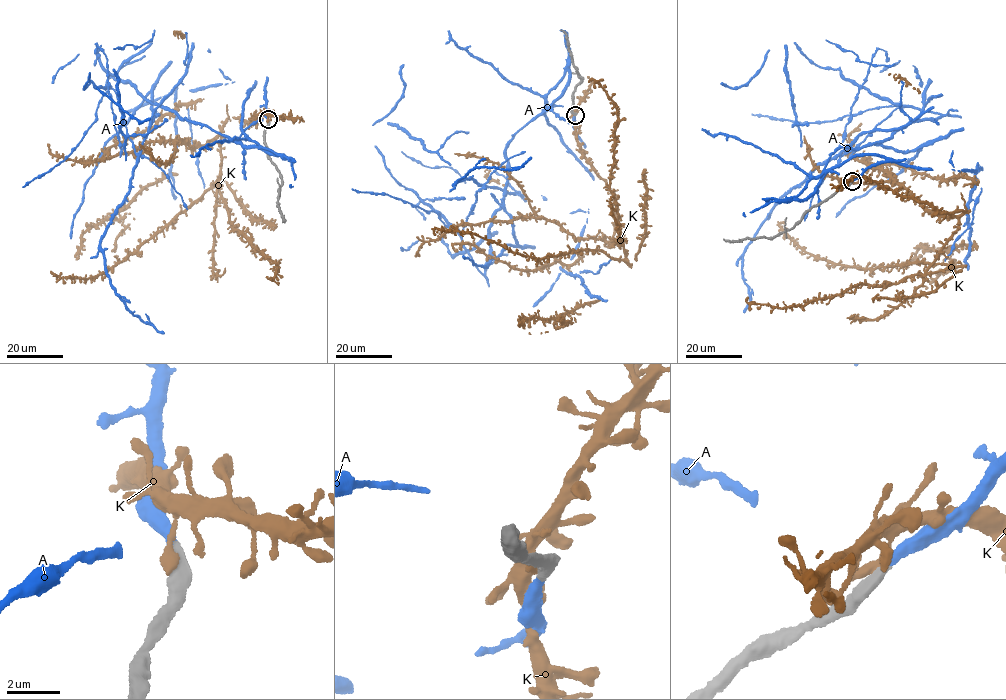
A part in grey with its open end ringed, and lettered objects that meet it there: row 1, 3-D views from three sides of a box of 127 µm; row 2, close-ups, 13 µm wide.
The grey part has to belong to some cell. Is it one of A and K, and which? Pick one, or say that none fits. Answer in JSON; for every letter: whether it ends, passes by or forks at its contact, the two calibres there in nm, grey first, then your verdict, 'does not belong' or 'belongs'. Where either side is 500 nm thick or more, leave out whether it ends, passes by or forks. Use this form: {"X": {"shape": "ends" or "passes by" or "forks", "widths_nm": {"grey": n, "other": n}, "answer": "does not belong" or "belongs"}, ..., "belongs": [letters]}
{"A": {"shape": "ends", "widths_nm": {"grey": 440, "other": 360}, "answer": "belongs"}, "K": {"widths_nm": {"grey": 550, "other": 420}, "answer": "does not belong"}, "belongs": ["A"]}

